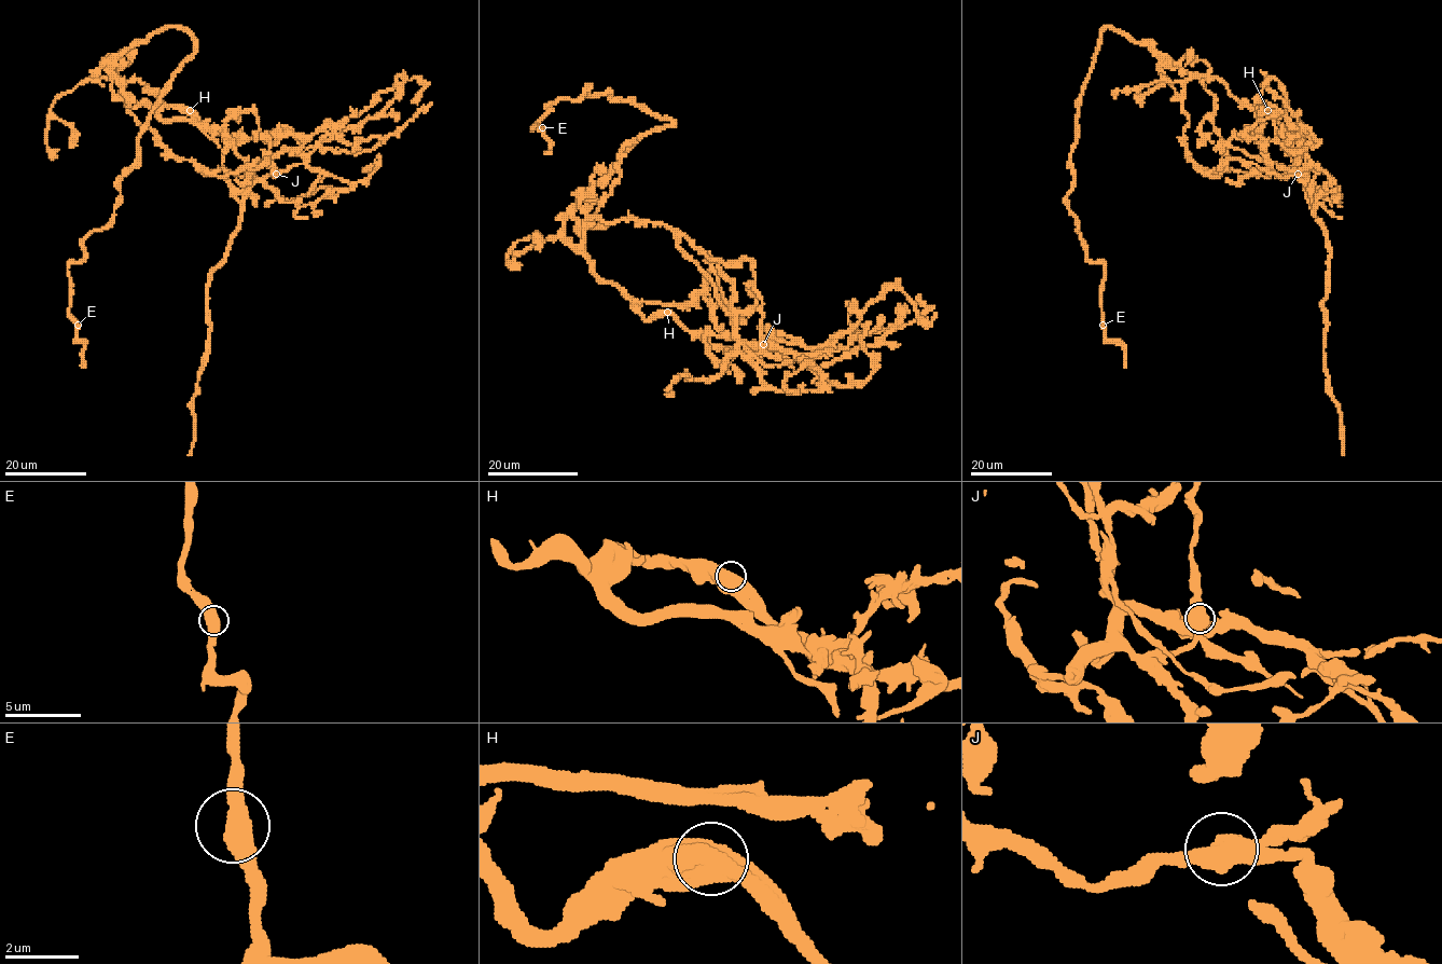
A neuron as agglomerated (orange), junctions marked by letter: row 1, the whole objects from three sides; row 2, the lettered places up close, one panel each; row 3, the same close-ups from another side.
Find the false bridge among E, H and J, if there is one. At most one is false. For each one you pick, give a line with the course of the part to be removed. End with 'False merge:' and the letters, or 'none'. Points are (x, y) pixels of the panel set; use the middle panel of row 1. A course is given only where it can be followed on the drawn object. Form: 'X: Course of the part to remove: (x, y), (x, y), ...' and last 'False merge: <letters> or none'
J: Course of the part to remove: (762, 345), (756, 354), (734, 354), (710, 380), (691, 380), (688, 373), (682, 374), (666, 396)
False merge: J

